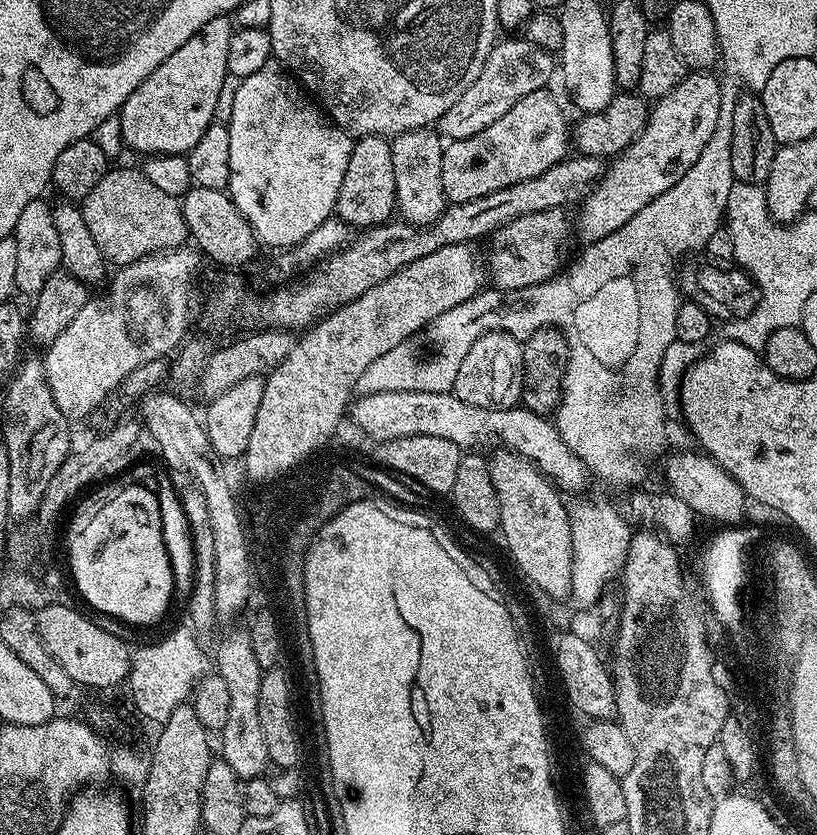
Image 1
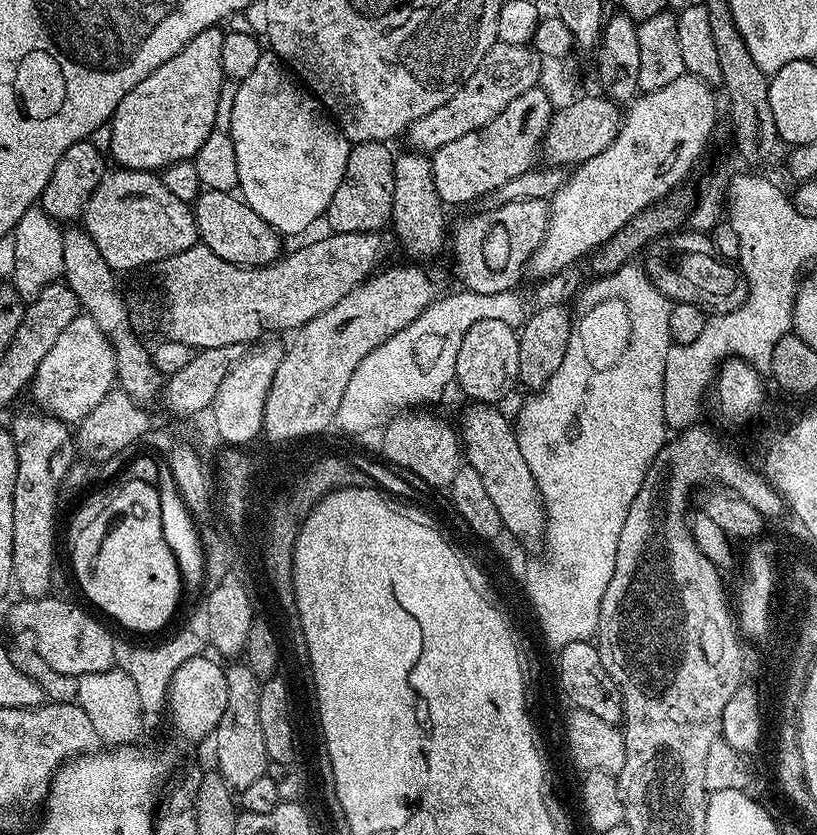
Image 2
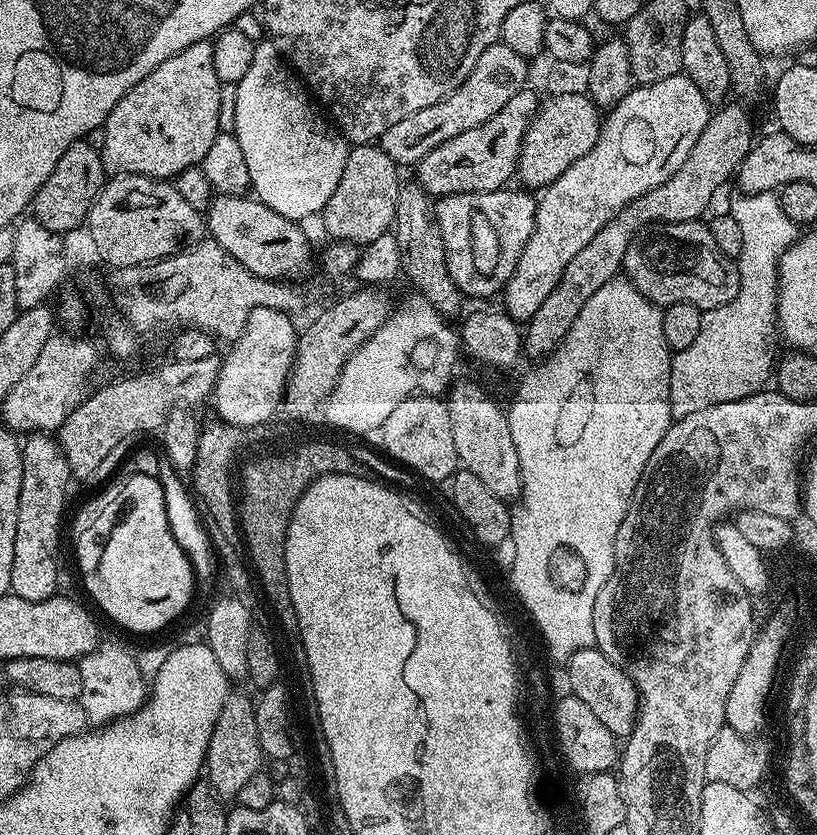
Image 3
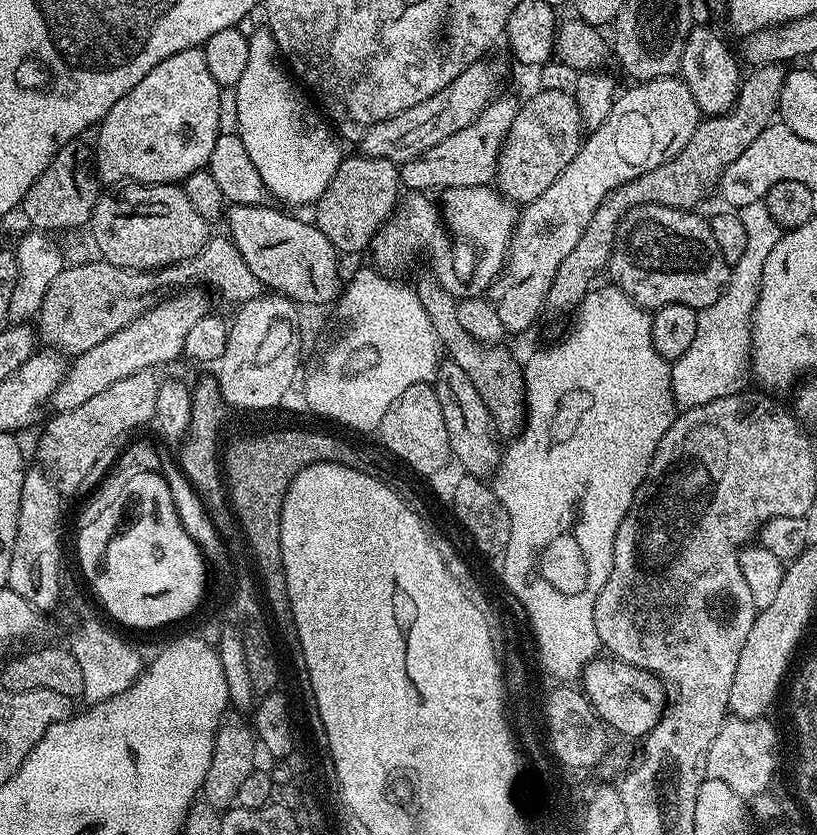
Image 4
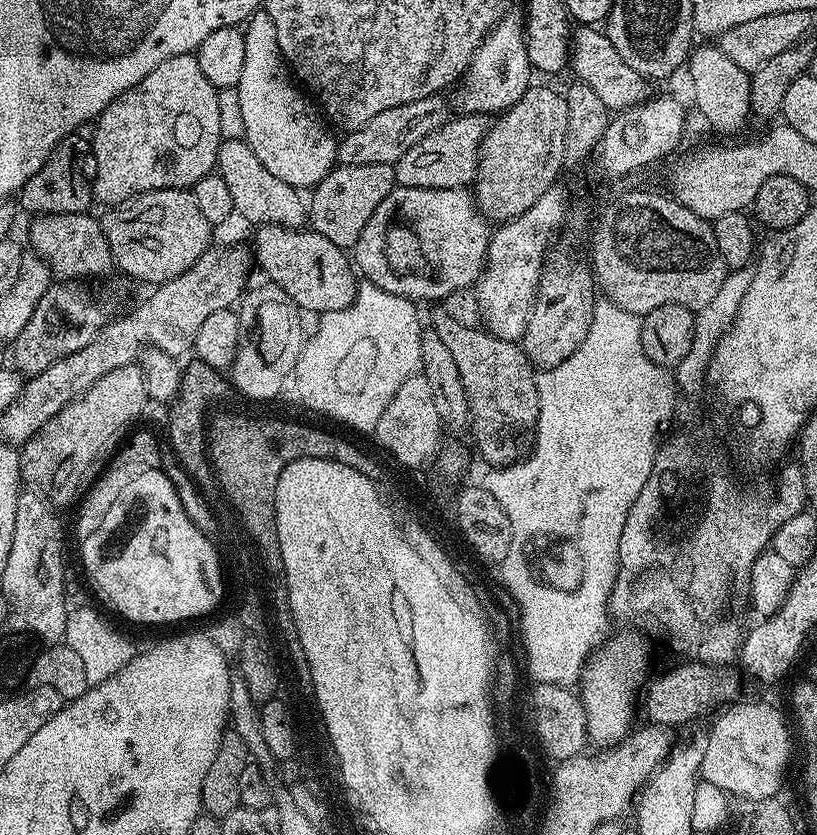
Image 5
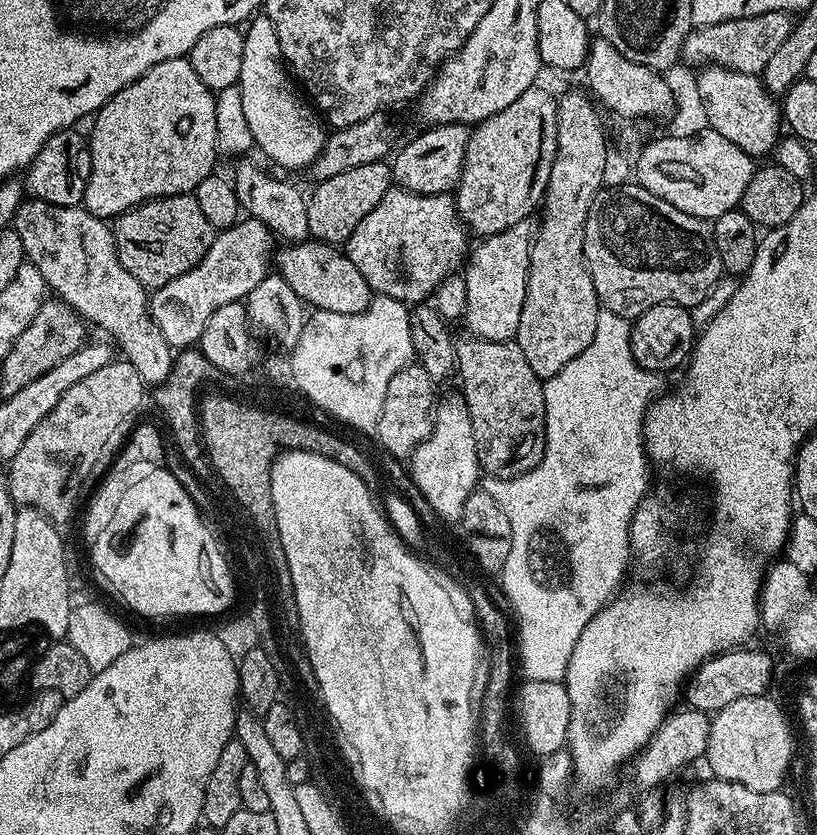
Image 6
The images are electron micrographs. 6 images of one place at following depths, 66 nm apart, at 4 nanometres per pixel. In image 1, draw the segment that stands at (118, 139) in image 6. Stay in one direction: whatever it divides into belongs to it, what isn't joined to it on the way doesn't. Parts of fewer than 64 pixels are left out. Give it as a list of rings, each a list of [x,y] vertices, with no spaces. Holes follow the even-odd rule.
[[[228,16],[210,18],[186,46],[178,46],[119,110],[119,118],[122,122],[122,138],[125,149],[147,154],[149,156],[161,156],[162,154],[187,154],[192,147],[198,145],[198,140],[206,134],[206,130],[216,120],[216,107],[218,106],[218,93],[222,90],[222,82],[228,77],[226,57],[230,50],[230,38],[234,31],[234,24],[231,24]]]

